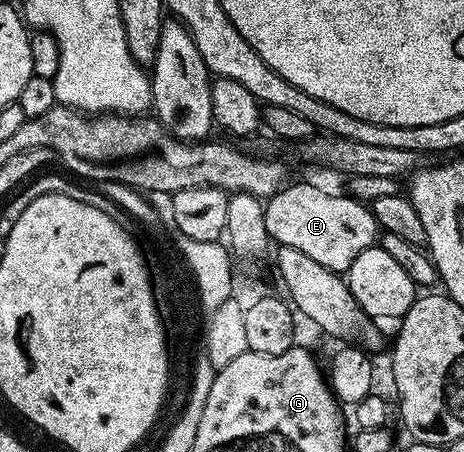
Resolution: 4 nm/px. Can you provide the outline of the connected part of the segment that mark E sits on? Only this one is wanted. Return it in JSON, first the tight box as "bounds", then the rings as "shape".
{"bounds":[264,183,378,272],"shape":[[[291,183],[264,203],[269,240],[306,253],[306,257],[318,261],[318,265],[326,265],[326,269],[347,272],[354,257],[377,242],[378,224],[371,210],[351,194],[331,195],[312,183]]]}

